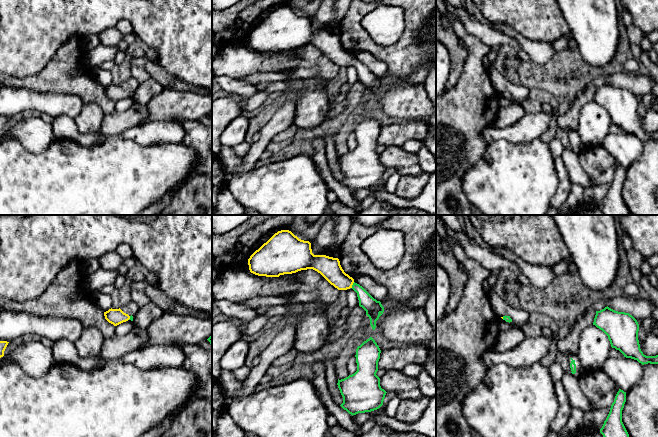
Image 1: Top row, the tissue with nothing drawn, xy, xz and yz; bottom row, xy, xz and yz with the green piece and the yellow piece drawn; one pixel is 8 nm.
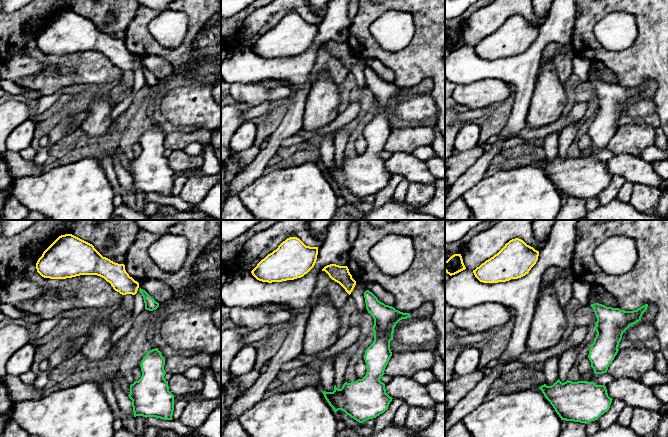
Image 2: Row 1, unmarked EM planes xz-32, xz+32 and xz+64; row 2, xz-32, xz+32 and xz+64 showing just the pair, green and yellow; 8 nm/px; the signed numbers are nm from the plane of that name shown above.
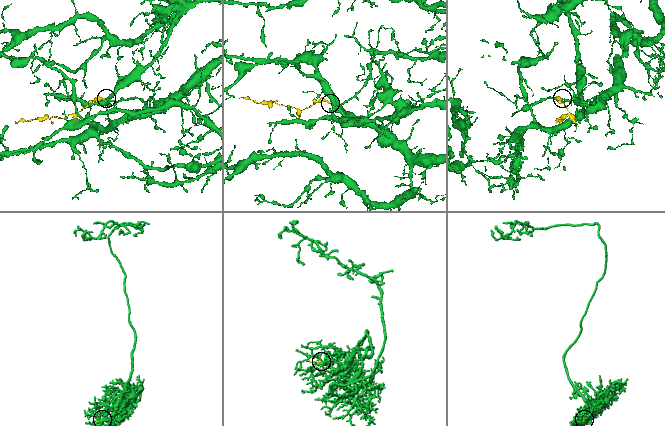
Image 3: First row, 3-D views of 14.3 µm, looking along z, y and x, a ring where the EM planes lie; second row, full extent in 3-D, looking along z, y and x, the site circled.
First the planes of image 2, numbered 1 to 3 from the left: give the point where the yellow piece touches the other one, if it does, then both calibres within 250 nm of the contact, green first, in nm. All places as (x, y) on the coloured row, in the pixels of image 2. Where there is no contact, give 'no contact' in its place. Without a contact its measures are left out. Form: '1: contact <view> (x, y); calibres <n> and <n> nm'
1: no contact
2: no contact
3: no contact

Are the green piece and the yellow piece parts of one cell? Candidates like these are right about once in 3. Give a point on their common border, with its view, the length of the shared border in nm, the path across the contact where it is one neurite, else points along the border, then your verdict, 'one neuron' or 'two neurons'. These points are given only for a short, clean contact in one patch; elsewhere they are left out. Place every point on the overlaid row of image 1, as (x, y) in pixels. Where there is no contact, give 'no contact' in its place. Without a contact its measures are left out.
contact xz (352, 285); length 50 nm; way xz (373, 308), (352, 285), (344, 282), (329, 267); one neuron

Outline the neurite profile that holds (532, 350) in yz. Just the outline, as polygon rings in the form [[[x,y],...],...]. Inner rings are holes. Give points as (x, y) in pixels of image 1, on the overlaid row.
[[[525,337],[523,342],[512,350],[505,352],[496,352],[494,350],[486,351],[481,359],[485,366],[491,368],[498,364],[505,364],[509,367],[520,369],[540,363],[548,354],[550,345],[557,337]]]

